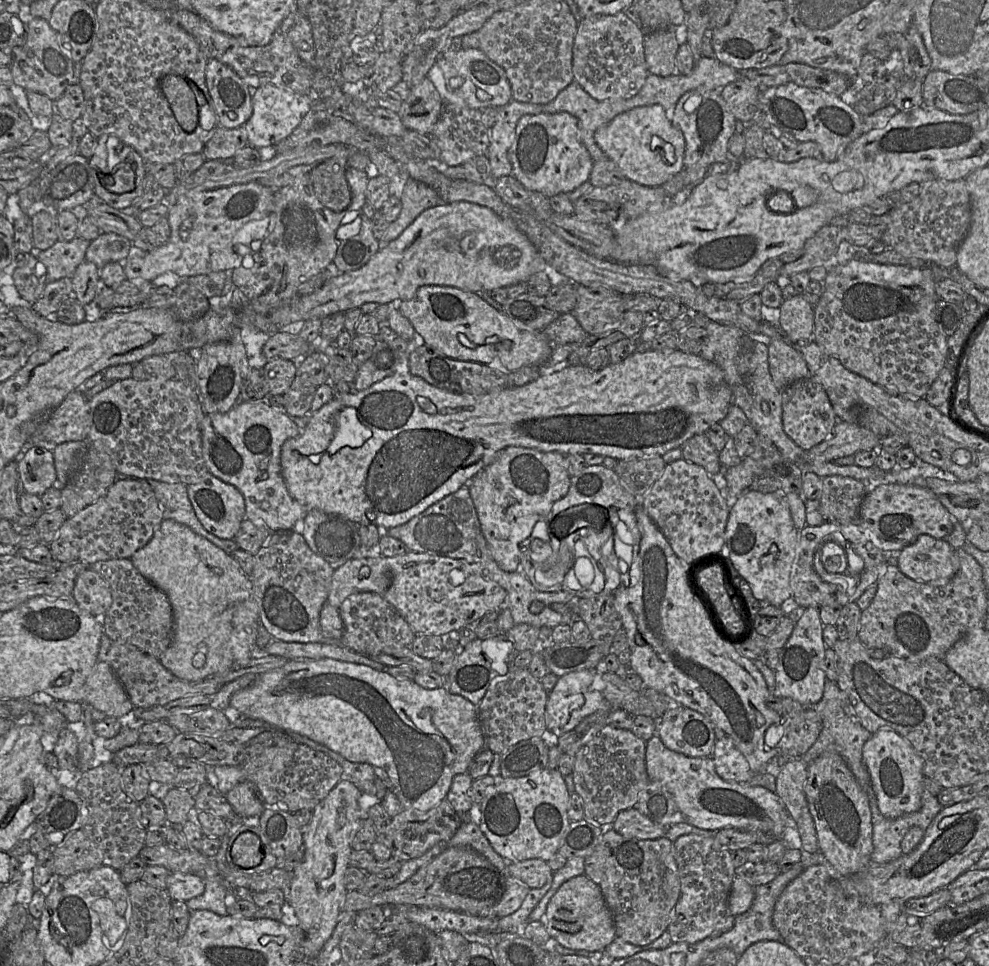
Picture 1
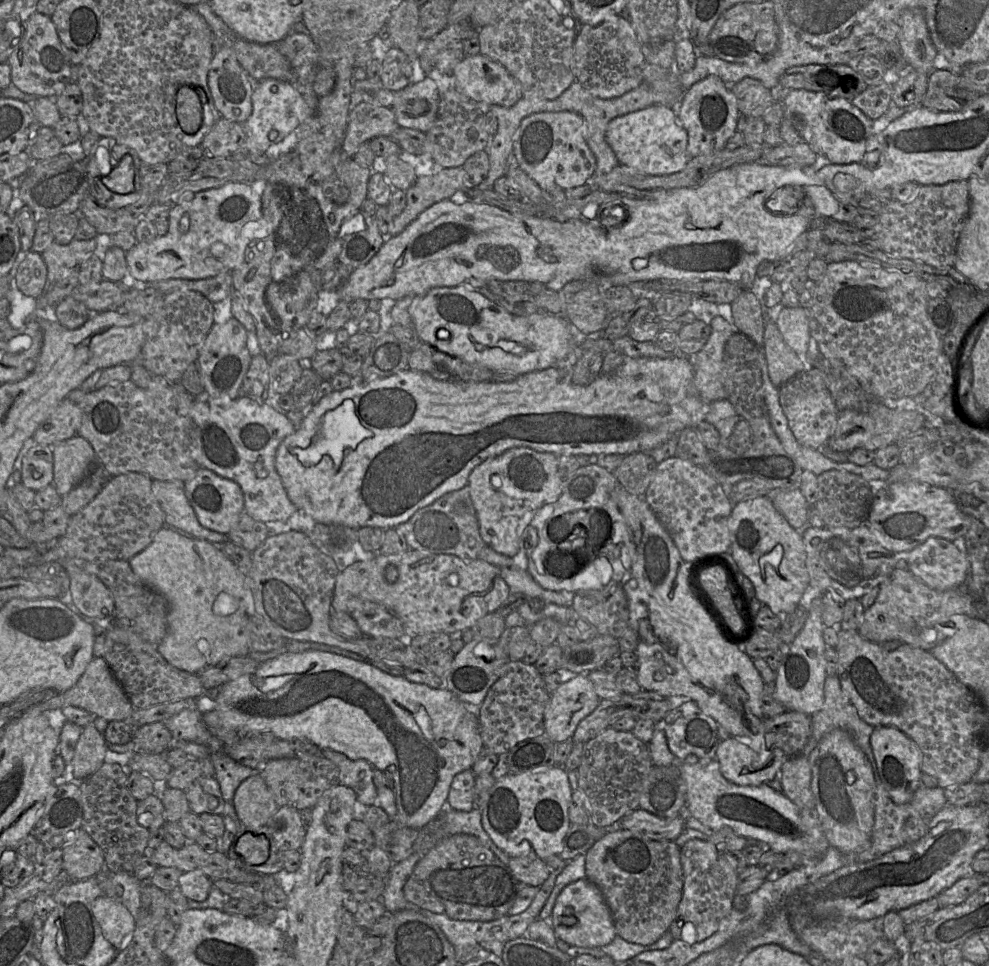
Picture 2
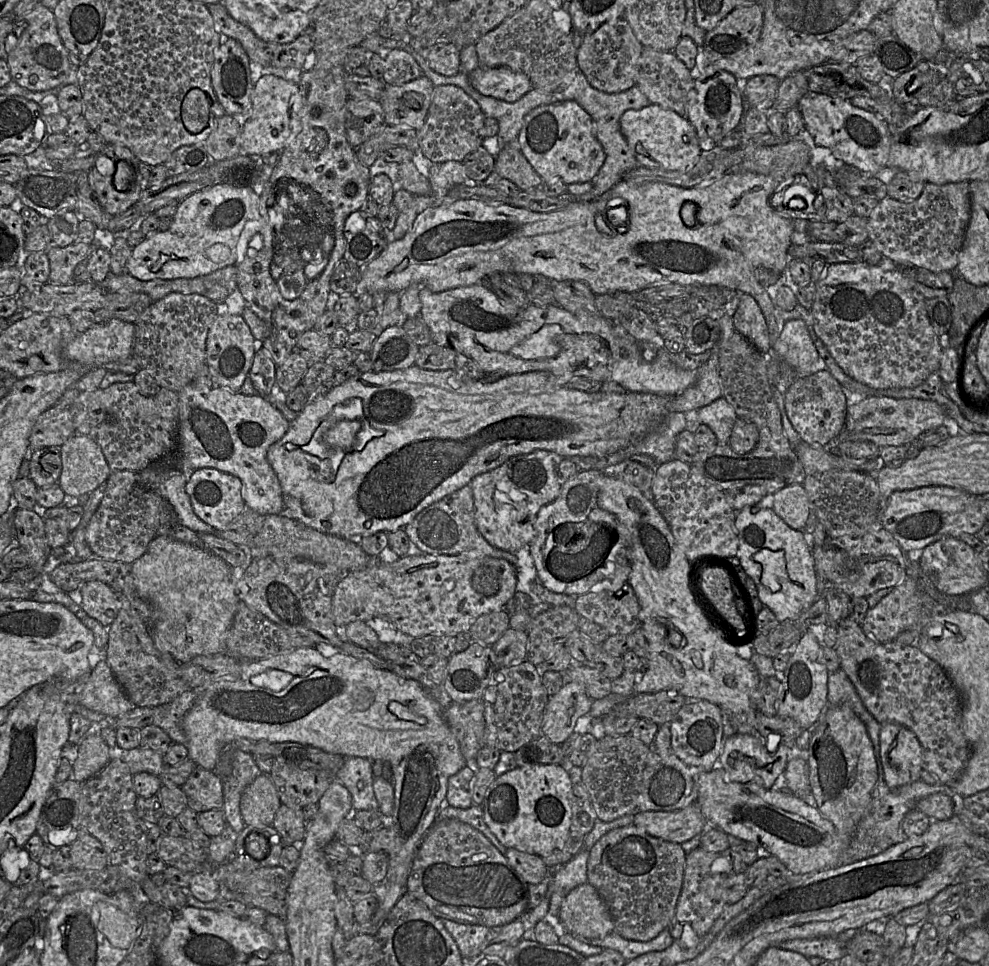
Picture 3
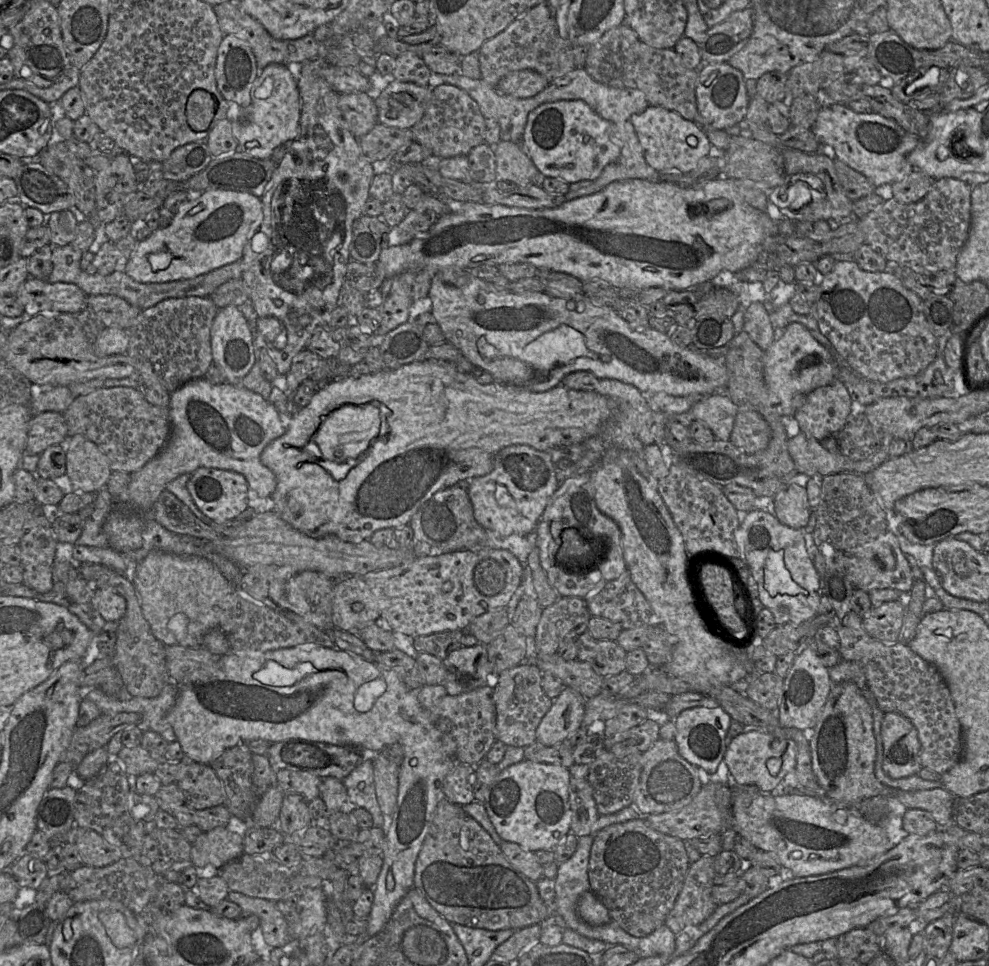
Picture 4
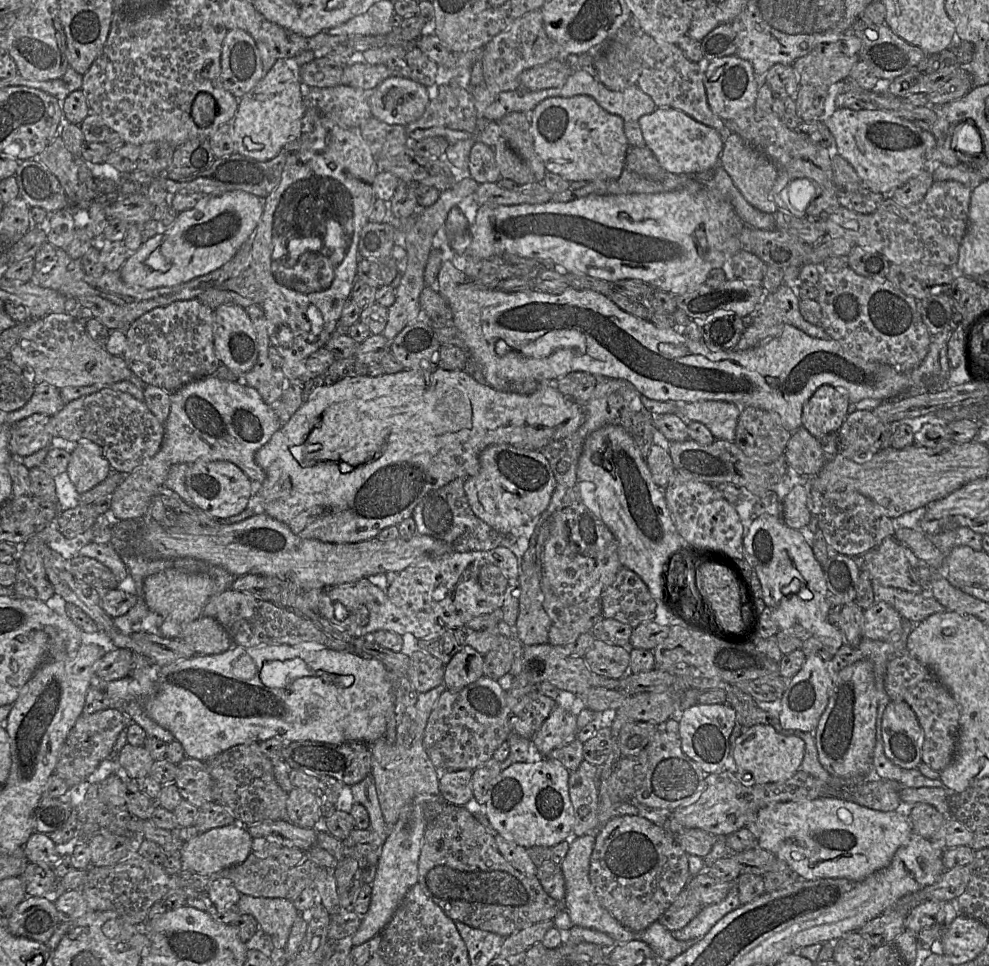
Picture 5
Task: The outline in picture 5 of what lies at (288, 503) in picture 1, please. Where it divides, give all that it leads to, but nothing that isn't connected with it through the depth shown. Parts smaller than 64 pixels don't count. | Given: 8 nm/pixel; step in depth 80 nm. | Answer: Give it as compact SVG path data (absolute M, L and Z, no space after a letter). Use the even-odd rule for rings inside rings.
M214 375L193 380L176 392L170 393L170 412L164 422L165 433L158 452L143 461L123 480L111 494L111 520L138 520L148 516L153 497L164 482L171 466L191 464L197 460L226 460L238 466L258 490L265 479L264 470L255 462L255 452L282 426L274 409L267 405L258 391L240 381L227 381Z

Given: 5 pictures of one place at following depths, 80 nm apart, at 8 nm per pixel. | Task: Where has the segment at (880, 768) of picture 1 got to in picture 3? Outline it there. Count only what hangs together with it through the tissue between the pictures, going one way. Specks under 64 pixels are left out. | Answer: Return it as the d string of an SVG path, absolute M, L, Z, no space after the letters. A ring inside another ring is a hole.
M896 722L880 723L879 745L888 787L899 788L920 779L922 746L912 730Z

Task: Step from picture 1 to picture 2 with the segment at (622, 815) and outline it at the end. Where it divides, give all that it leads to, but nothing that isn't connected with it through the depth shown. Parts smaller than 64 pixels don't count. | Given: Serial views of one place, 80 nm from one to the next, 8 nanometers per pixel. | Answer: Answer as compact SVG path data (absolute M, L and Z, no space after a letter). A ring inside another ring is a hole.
M637 808L621 820L621 829L656 841L674 841L687 827L682 816L662 818Z

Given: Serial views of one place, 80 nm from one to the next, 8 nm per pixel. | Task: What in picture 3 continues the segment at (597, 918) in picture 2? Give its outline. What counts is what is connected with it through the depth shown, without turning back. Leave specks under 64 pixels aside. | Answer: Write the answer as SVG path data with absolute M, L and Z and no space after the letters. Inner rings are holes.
M589 882L567 894L558 919L567 932L580 940L603 938L614 931L614 921L603 898Z

